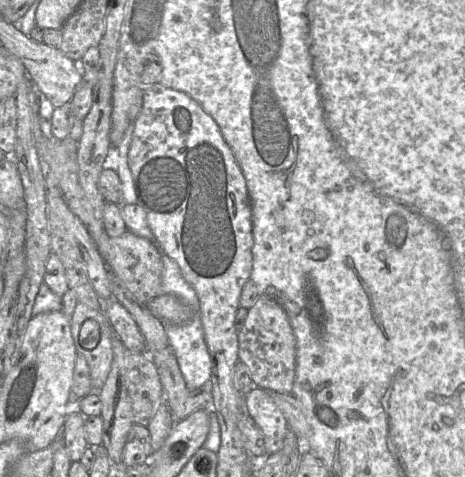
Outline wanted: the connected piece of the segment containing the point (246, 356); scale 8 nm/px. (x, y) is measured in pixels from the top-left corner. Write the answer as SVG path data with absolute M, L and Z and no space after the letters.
M261 295L248 309L237 339L239 360L247 366L254 385L268 392L292 394L296 374L296 340L283 306L275 299Z

